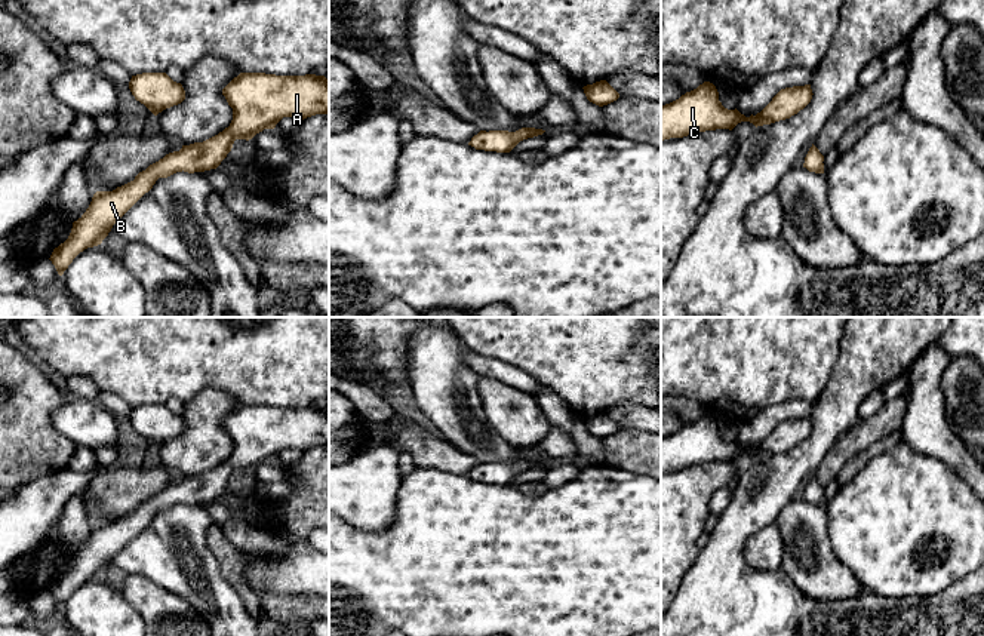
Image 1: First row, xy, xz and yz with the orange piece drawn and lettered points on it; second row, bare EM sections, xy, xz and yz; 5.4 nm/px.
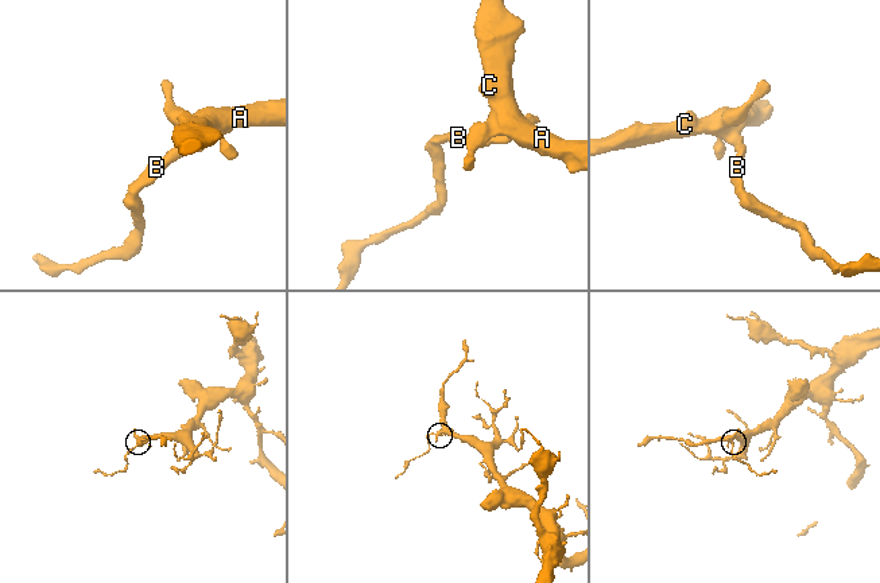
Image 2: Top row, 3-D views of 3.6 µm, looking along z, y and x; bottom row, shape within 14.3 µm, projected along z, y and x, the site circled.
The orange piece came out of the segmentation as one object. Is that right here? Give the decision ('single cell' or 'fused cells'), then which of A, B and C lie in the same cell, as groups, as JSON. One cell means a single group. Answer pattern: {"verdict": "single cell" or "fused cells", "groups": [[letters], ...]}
{"verdict": "single cell", "groups": [["A", "B", "C"]]}

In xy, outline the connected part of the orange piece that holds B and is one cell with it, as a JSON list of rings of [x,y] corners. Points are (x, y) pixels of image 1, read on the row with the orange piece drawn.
[[[240,73],[224,89],[228,105],[233,108],[233,120],[218,135],[190,145],[179,151],[166,154],[159,162],[139,172],[133,181],[117,187],[113,191],[96,191],[86,212],[73,222],[68,239],[53,249],[50,261],[59,276],[68,268],[73,259],[87,248],[102,243],[113,225],[145,194],[159,178],[167,178],[176,172],[205,172],[216,169],[231,151],[236,139],[252,139],[264,129],[274,129],[283,117],[307,119],[316,114],[329,114],[329,80],[325,76],[276,76],[265,73]]]

